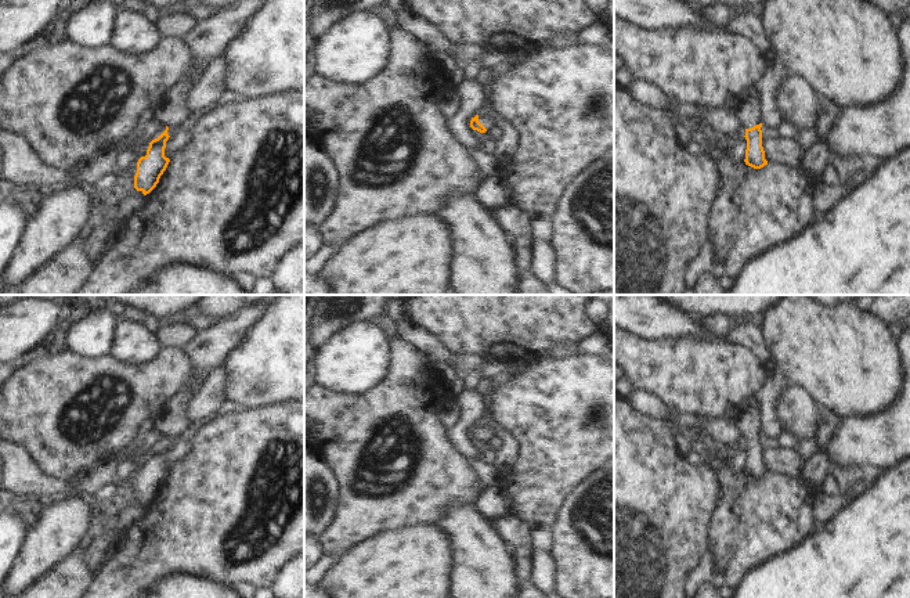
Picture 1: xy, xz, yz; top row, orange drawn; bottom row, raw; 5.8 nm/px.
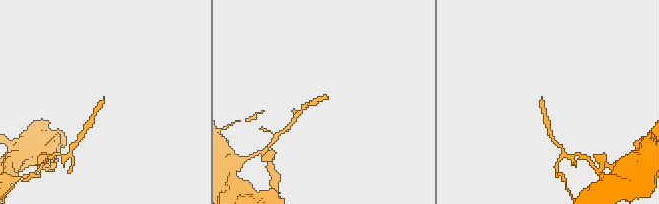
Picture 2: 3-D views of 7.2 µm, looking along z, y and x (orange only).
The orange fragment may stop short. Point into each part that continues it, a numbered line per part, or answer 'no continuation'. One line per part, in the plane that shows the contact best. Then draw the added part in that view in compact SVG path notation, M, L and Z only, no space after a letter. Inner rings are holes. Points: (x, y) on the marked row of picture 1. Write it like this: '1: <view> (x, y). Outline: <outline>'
1: yz (750, 110). Outline: M755 87L741 94L736 112L744 129L762 123L762 102Z

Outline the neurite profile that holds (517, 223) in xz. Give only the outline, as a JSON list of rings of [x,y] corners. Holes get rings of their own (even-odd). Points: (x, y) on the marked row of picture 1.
[[[516,205],[503,206],[494,210],[495,217],[506,230],[517,249],[517,262],[521,271],[532,271],[534,262],[534,215]]]

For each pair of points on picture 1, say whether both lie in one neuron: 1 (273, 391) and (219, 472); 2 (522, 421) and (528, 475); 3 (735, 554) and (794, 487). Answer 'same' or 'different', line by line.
1: different
2: same
3: same

